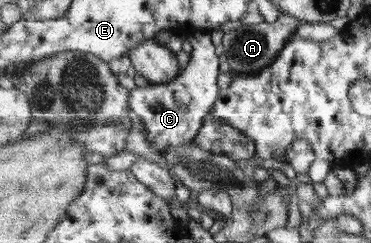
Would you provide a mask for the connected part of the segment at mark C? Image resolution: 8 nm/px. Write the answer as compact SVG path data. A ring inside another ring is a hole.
M208 32L186 34L193 50L190 60L174 80L165 84L150 84L130 90L130 108L142 120L146 129L146 139L159 153L180 144L189 143L199 135L205 120L211 115L219 97L218 77L220 62L216 45Z

